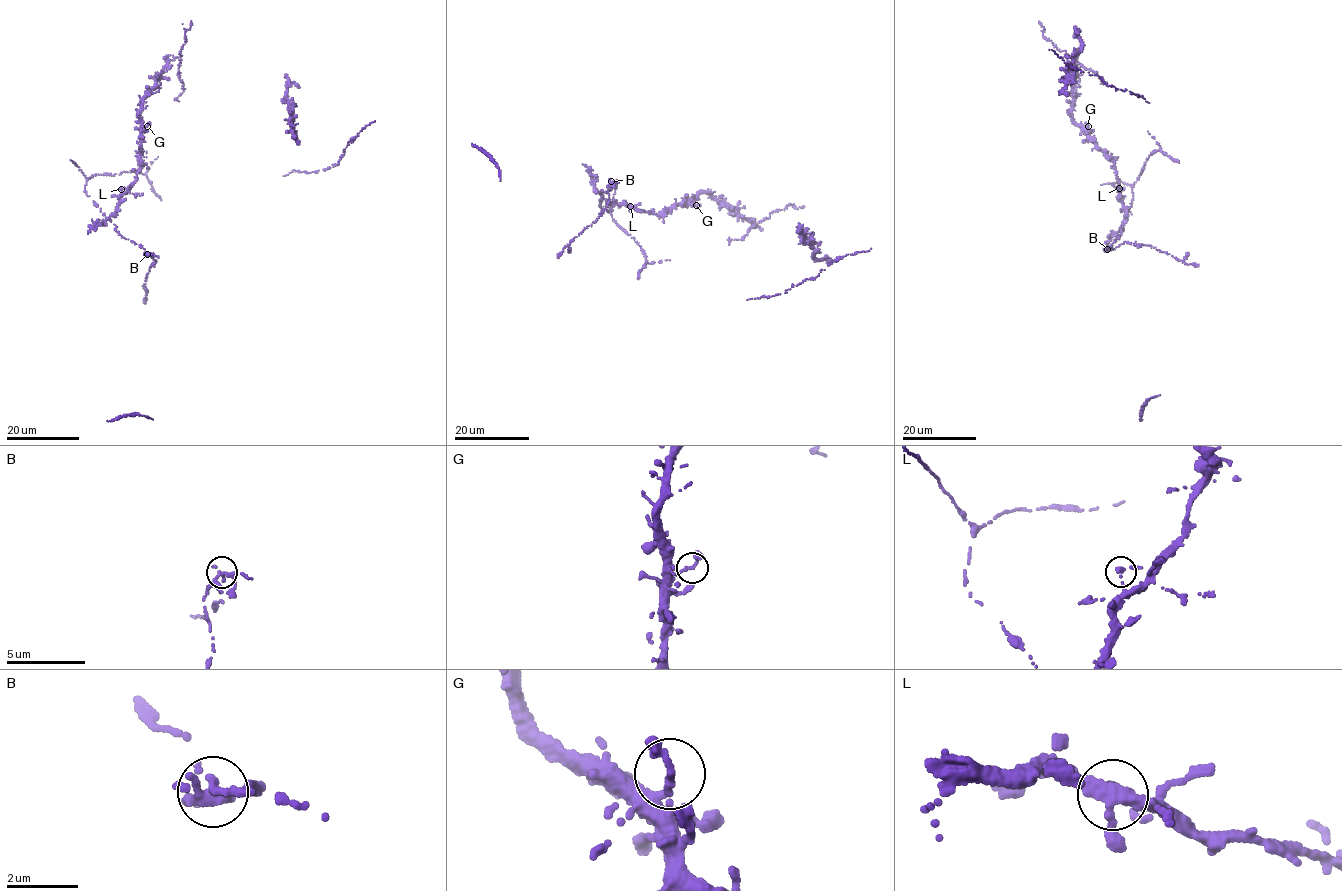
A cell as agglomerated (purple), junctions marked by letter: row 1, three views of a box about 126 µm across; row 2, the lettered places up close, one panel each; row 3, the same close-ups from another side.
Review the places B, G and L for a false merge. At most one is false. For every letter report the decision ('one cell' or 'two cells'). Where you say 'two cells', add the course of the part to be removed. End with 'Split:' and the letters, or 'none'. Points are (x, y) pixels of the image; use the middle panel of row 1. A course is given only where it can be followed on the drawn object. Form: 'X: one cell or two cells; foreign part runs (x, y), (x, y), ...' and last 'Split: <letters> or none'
B: two cells; foreign part runs (611, 181), (607, 188), (607, 207), (557, 257)
G: one cell
L: one cell
Split: B

